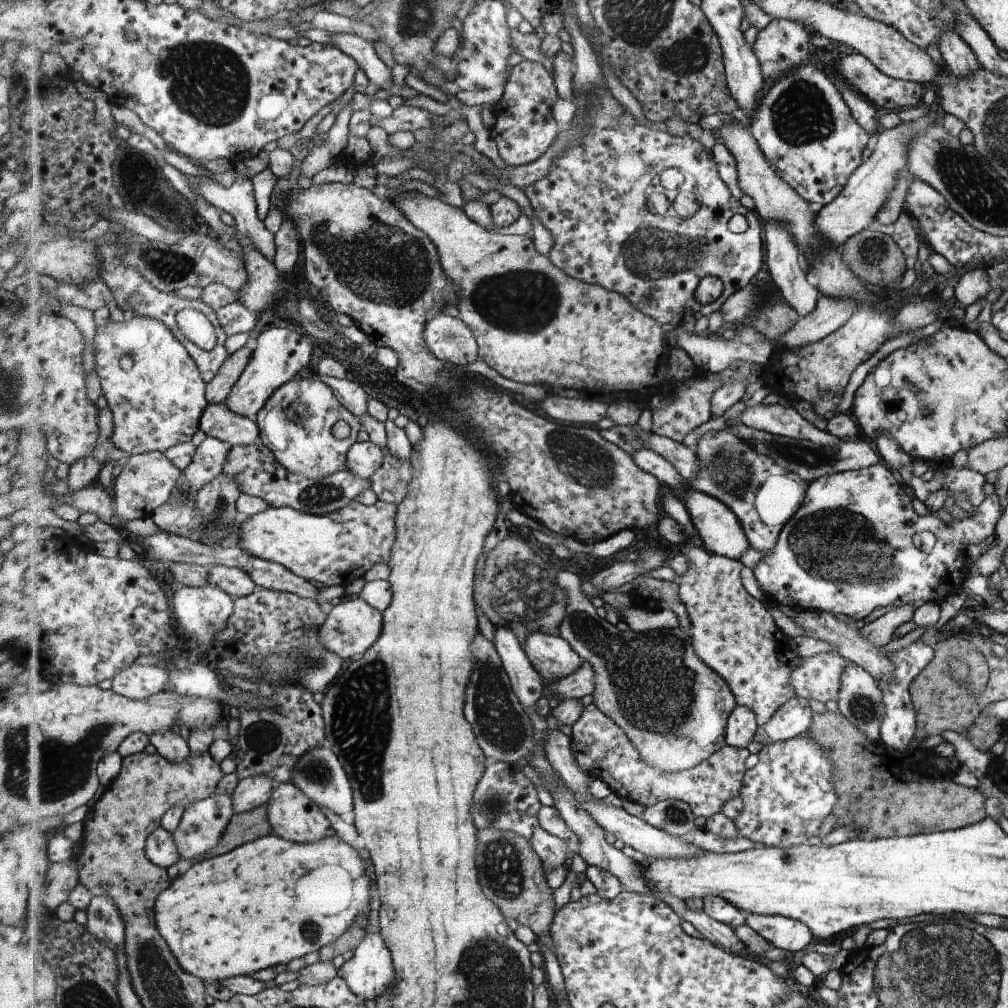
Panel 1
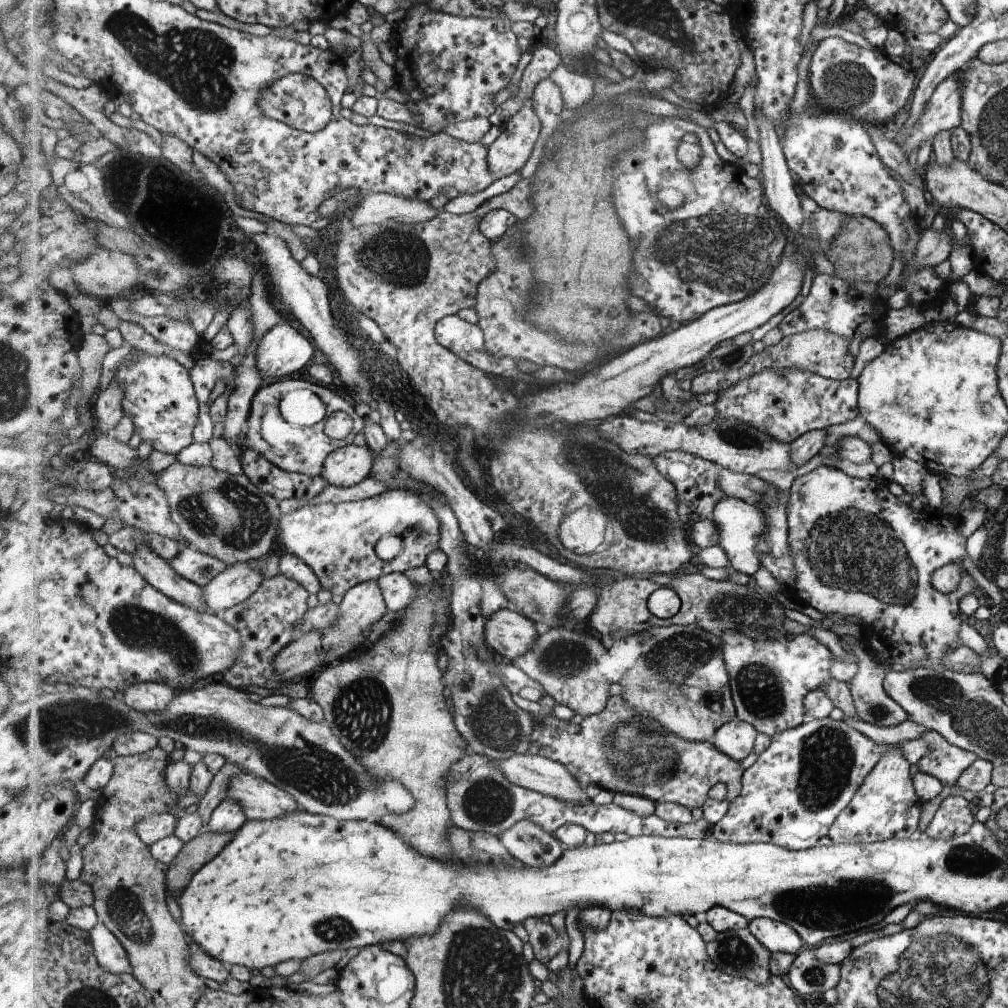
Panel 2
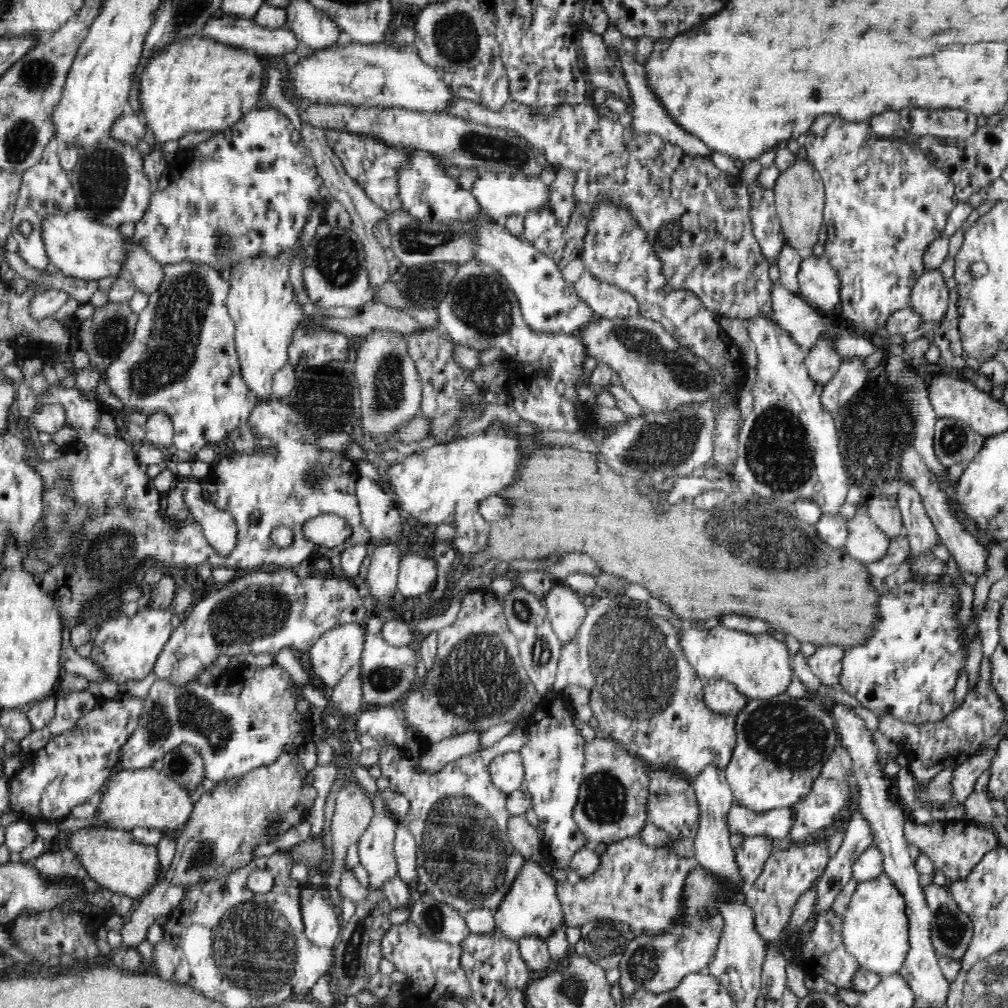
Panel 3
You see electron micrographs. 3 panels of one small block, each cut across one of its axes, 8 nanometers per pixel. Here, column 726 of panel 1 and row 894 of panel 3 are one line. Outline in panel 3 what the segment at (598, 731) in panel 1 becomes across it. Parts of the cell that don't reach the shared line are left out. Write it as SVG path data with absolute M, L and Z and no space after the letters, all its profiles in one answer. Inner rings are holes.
M826 836L808 845L792 845L781 849L777 847L772 852L759 878L744 894L744 901L753 912L755 931L766 943L766 947L780 938L798 899L814 889L830 859Z

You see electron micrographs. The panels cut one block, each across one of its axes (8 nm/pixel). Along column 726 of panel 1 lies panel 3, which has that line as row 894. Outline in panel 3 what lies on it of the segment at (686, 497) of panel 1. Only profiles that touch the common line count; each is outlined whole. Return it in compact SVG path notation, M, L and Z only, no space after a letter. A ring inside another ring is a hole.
M530 858L522 859L522 868L518 870L510 889L502 897L494 911L496 928L512 940L519 941L523 936L536 934L548 940L550 931L562 920L563 910L557 897L555 877L552 877L545 863Z

